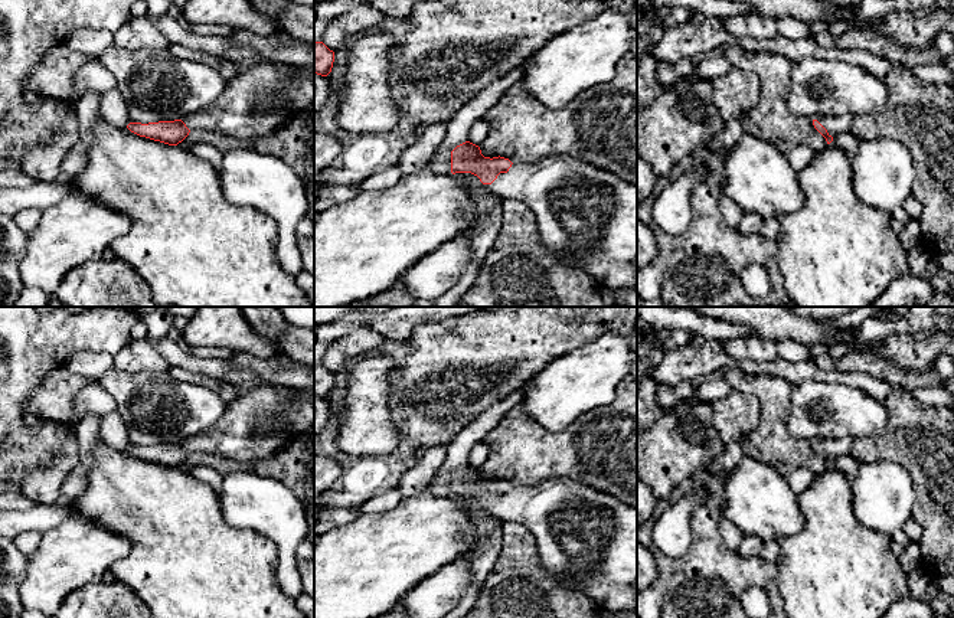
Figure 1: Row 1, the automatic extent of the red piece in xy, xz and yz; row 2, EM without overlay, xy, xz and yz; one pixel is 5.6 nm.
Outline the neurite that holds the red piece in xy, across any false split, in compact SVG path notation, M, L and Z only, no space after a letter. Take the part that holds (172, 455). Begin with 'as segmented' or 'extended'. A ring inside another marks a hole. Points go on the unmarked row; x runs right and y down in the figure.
extended; M264 385L244 390L210 429L184 439L183 444L130 445L127 451L169 468L182 465L192 452L213 452L249 462L275 454L291 438L313 426L311 398L303 398L295 389Z

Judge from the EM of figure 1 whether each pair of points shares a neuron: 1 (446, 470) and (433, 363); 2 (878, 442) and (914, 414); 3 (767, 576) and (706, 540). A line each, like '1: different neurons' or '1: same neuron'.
1: different neurons
2: same neuron
3: same neuron

